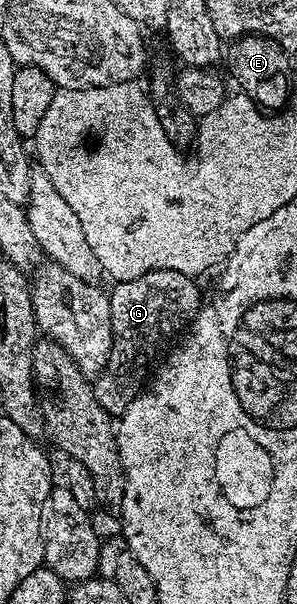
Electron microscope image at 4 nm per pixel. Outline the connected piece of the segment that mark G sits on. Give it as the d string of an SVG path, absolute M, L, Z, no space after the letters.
M157 269L124 283L116 282L115 288L110 288L113 341L109 361L93 383L95 399L108 415L118 417L125 413L127 406L139 396L141 385L148 382L149 372L156 362L155 354L179 330L182 332L188 325L194 324L201 306L199 287L195 283L198 282L185 273Z

